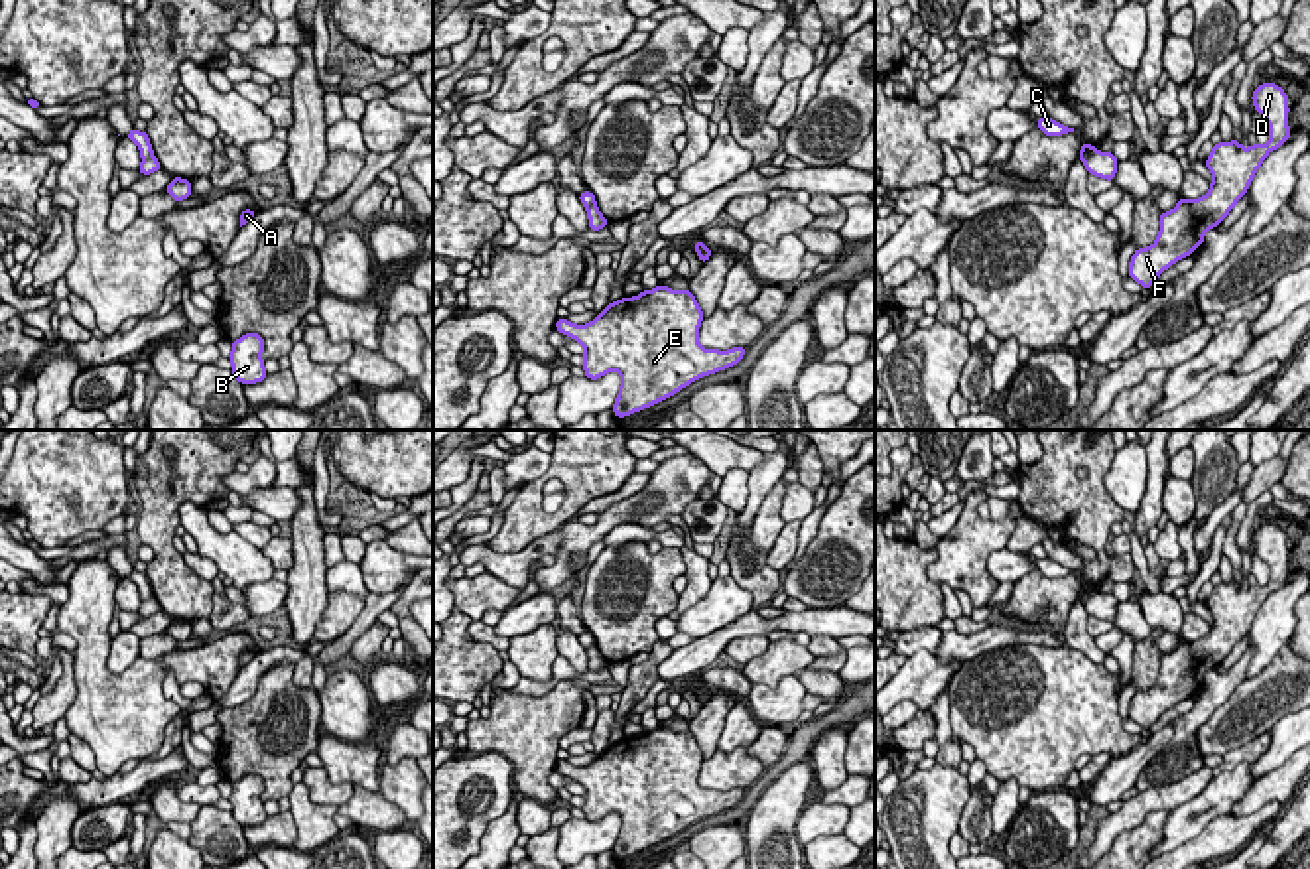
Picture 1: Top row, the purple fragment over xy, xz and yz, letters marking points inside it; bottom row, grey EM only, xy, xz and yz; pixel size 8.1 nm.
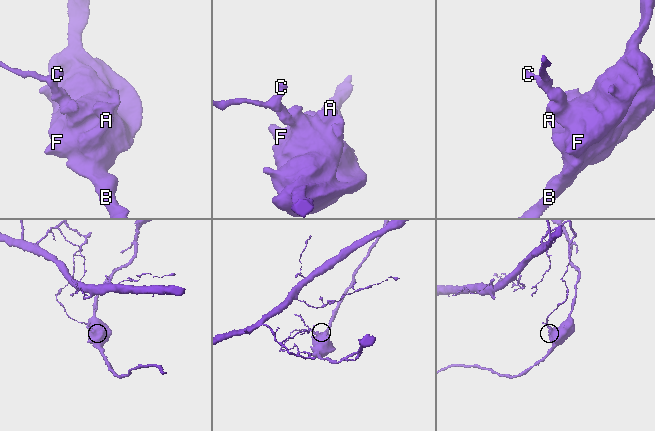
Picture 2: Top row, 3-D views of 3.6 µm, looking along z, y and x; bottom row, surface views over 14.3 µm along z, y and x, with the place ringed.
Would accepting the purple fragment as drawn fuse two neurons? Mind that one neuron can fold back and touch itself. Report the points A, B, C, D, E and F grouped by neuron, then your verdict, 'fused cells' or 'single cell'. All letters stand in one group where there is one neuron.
A B D E F / C; fused cells

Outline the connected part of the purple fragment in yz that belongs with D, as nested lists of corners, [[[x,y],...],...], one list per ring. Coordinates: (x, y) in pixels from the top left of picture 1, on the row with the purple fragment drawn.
[[[1263,83],[1253,91],[1251,100],[1269,124],[1269,142],[1247,150],[1237,140],[1213,144],[1204,162],[1213,175],[1210,191],[1194,201],[1182,197],[1172,211],[1162,211],[1156,242],[1137,248],[1131,256],[1129,276],[1141,288],[1150,288],[1166,268],[1204,244],[1206,231],[1217,227],[1247,193],[1267,154],[1290,138],[1288,95],[1282,87]]]

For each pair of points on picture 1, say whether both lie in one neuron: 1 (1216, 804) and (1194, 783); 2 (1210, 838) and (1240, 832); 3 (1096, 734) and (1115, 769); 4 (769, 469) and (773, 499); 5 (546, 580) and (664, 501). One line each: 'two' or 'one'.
1: two
2: one
3: two
4: two
5: one

